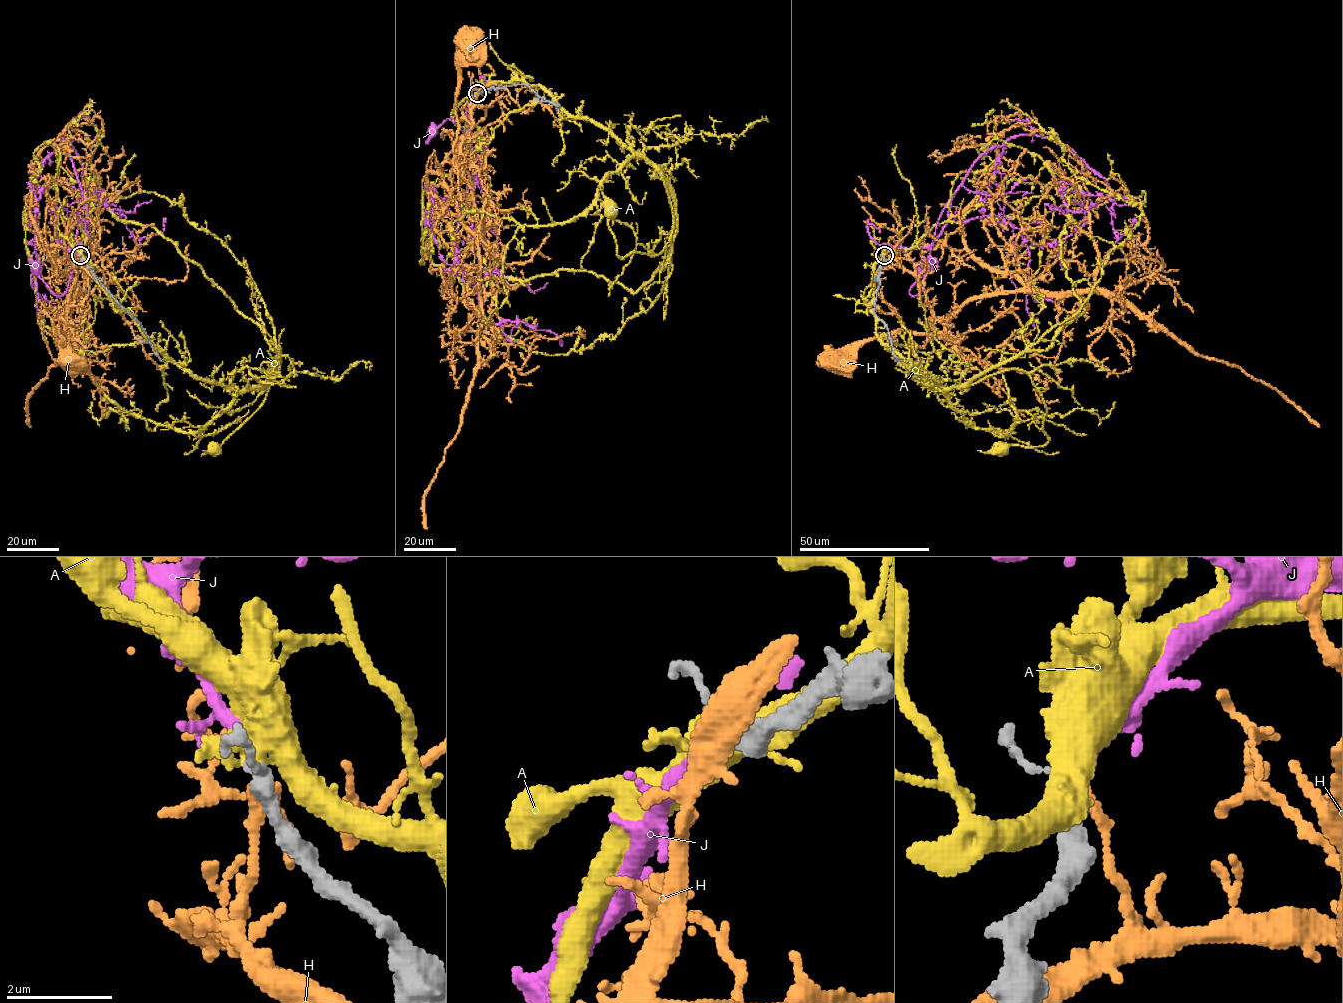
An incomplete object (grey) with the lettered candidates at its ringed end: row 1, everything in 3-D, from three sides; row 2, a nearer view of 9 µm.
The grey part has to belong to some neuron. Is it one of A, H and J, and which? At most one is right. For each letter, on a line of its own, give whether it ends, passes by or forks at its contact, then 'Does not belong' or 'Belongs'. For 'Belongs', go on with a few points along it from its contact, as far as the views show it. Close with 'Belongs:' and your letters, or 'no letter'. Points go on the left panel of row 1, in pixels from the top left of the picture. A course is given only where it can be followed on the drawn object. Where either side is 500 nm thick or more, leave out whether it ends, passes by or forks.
A: Does not belong
H: It ends there. Does not belong
J: It ends there. Belongs. Its course: (80, 256), (72, 248), (79, 212), (85, 204), (86, 239), (63, 294), (56, 296), (51, 291), (37, 267)
Belongs: J

